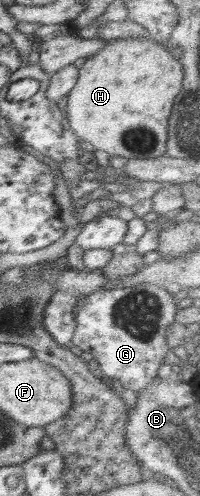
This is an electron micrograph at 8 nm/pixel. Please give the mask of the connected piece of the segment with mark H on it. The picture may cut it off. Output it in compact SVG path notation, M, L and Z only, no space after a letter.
M148 36L139 37L127 37L127 38L117 38L105 41L103 48L93 54L93 56L87 57L84 65L78 69L78 79L75 86L69 92L69 97L67 98L67 108L66 114L68 115L68 121L71 130L76 134L83 144L88 145L93 150L103 150L107 152L110 156L123 156L127 159L132 158L151 158L163 156L167 152L167 122L169 122L169 114L171 114L171 108L173 108L173 102L175 102L175 96L179 94L181 90L181 84L183 84L183 67L182 64L175 58L171 56L171 52L165 48L164 42L155 42Z

